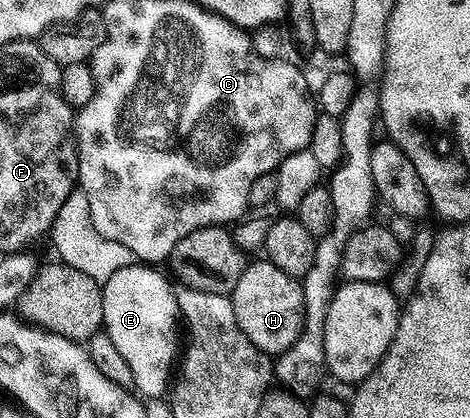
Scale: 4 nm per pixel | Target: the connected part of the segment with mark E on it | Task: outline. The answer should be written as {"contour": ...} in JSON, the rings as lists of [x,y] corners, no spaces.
{"contour":[[[133,262],[129,264],[129,266],[125,266],[124,268],[120,268],[119,271],[114,272],[112,276],[109,277],[109,280],[103,283],[102,286],[102,318],[103,318],[104,332],[112,340],[116,348],[119,349],[120,354],[124,356],[124,360],[128,361],[128,366],[132,370],[135,389],[137,391],[139,389],[144,395],[150,396],[152,398],[162,393],[164,393],[164,395],[167,393],[168,385],[171,379],[170,372],[172,370],[173,373],[180,352],[180,346],[178,348],[178,322],[180,326],[180,311],[178,309],[177,293],[175,287],[172,288],[169,282],[156,270],[159,269],[156,269],[155,267],[152,267],[151,265],[148,264]]]}

